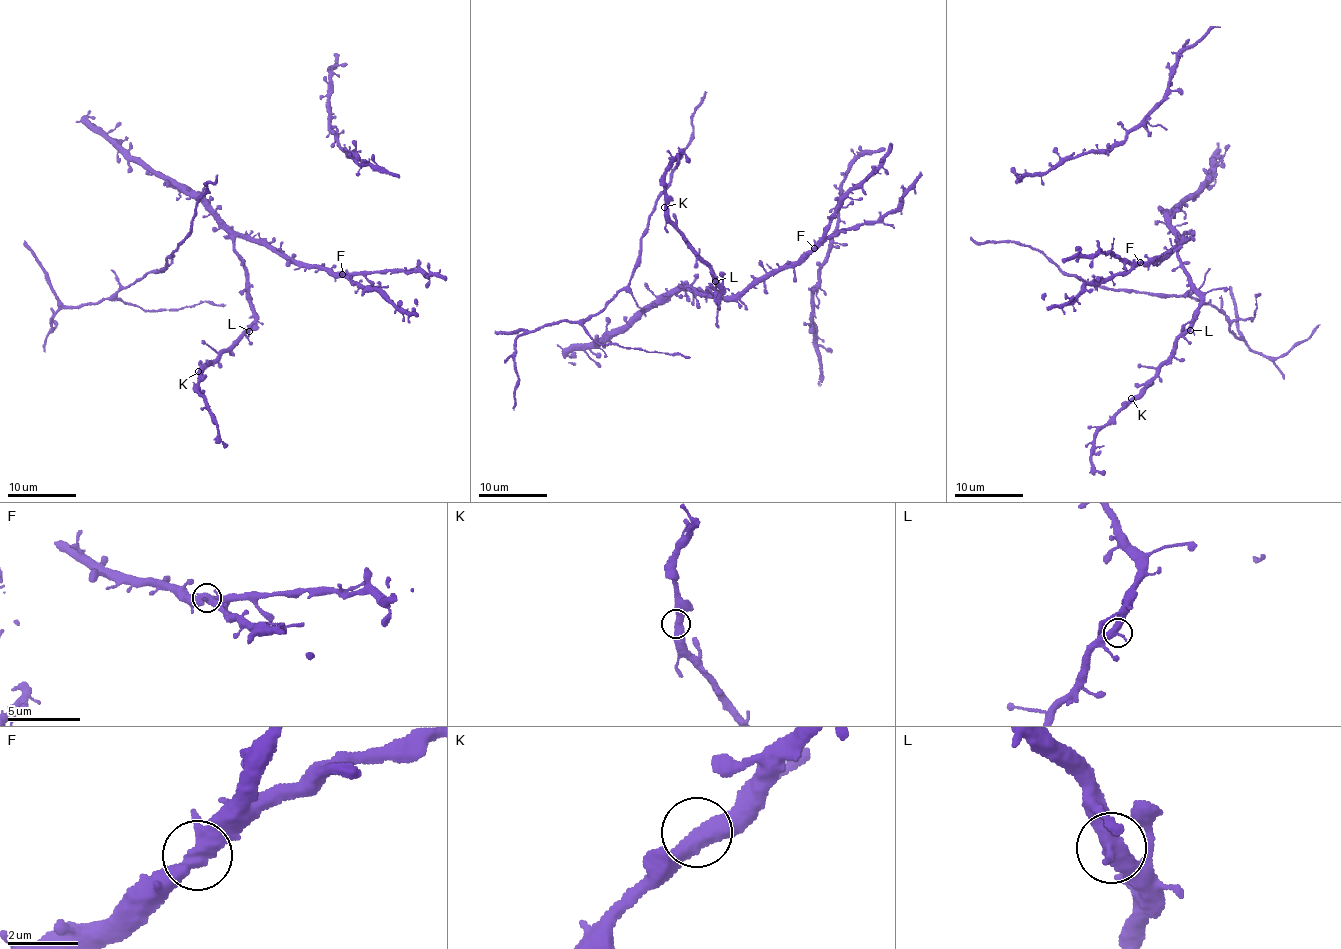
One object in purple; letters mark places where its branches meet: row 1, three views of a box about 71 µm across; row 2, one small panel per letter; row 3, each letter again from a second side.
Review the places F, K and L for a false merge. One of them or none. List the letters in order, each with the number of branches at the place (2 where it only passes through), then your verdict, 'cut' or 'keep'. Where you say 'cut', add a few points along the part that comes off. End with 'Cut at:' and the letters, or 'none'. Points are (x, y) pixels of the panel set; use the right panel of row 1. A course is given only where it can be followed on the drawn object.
F: 2 | keep
K: 2 | keep
L: 2 | keep
Cut at: none

